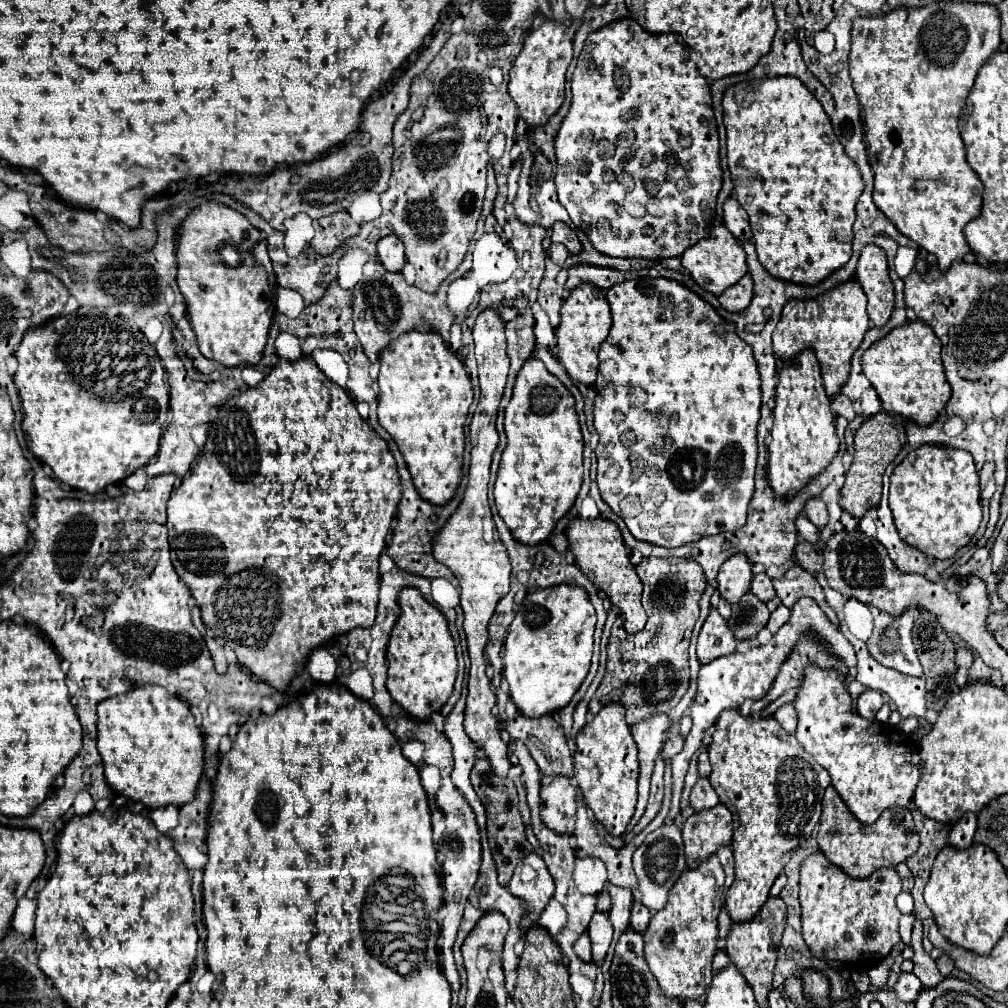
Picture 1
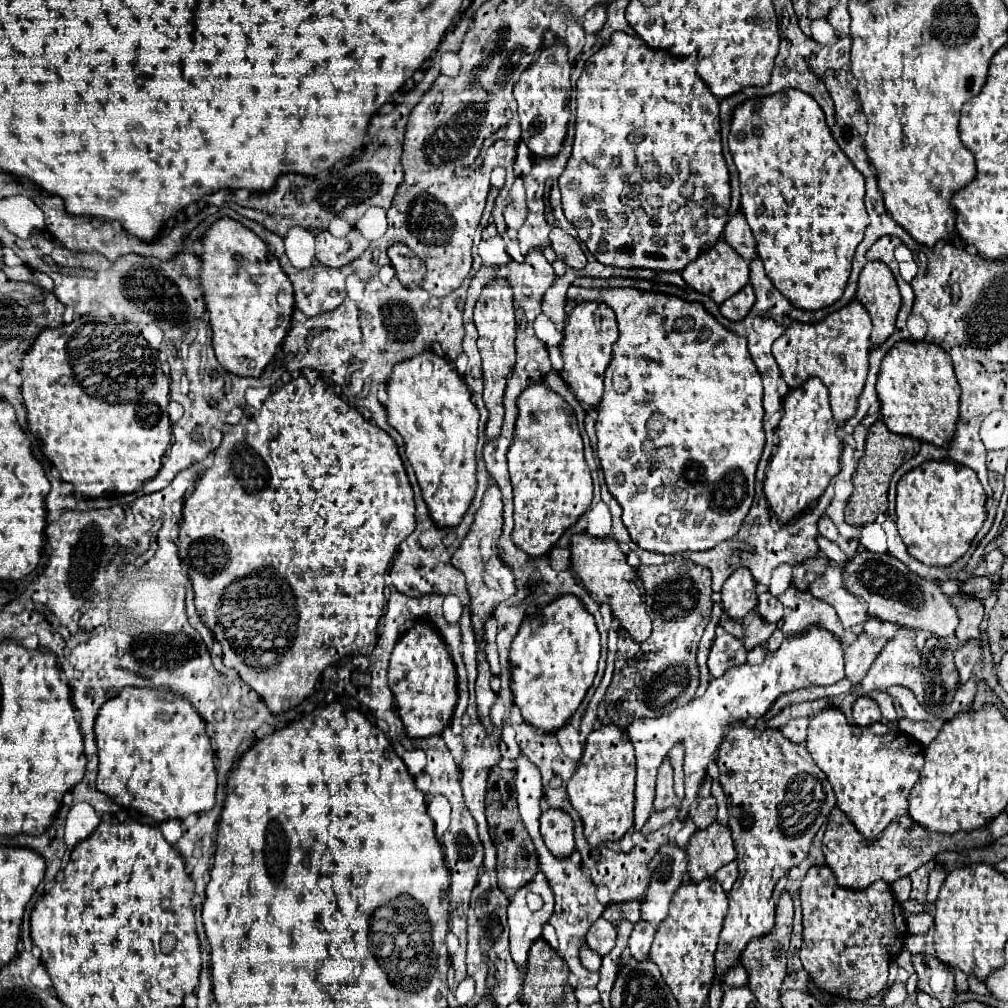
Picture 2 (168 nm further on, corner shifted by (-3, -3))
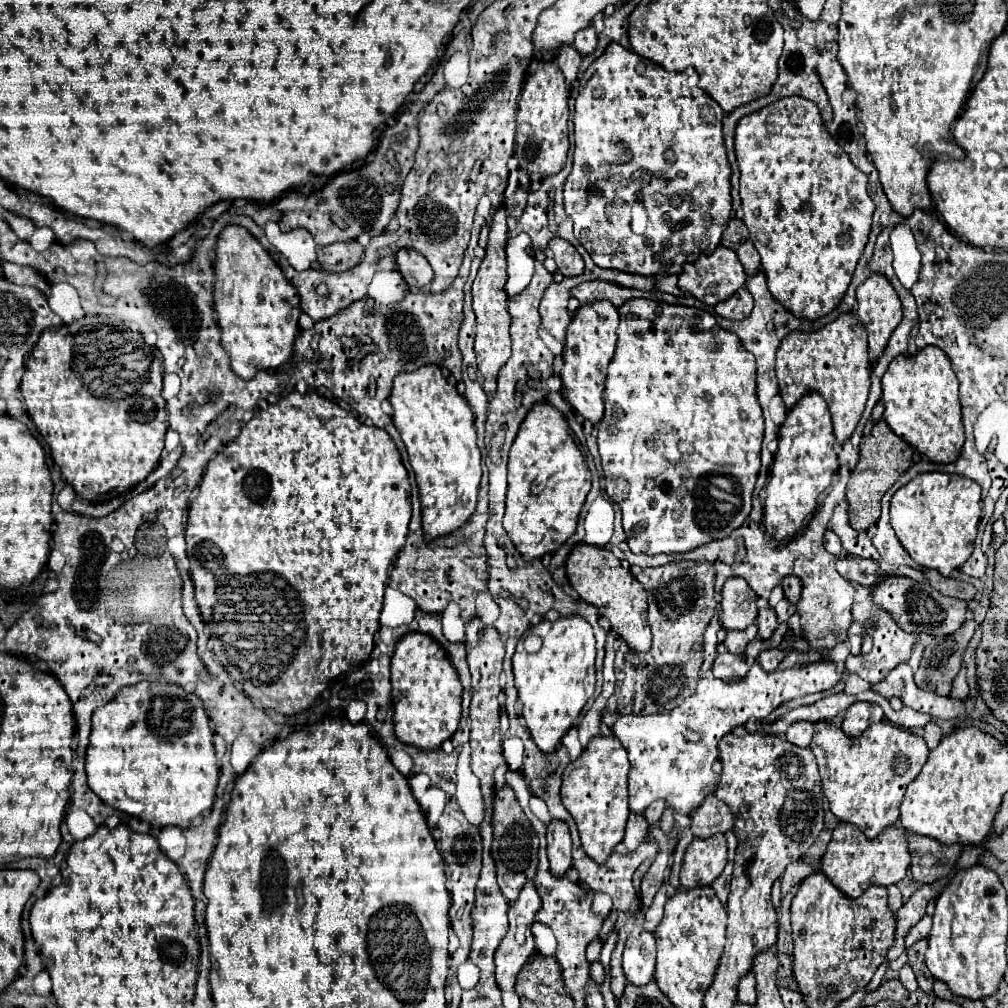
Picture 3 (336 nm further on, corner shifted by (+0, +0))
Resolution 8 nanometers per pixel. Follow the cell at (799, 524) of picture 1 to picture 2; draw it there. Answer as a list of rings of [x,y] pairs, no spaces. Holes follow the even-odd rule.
[[[818,537],[818,543],[820,543],[820,551],[822,551],[830,561],[834,561],[834,563],[838,563],[838,565],[846,565],[846,563],[850,561],[848,555],[846,555],[836,543],[832,543],[832,541],[824,539],[824,537]]]

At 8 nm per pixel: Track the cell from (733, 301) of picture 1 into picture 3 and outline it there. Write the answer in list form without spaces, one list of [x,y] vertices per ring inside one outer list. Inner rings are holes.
[[[739,288],[737,294],[729,296],[721,304],[715,306],[715,312],[727,320],[745,320],[753,310],[753,296],[747,288]]]

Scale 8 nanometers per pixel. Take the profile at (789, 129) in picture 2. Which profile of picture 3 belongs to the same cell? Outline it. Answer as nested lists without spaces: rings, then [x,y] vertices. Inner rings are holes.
[[[785,96],[785,100],[775,100],[773,104],[757,110],[753,114],[743,116],[739,120],[739,124],[737,124],[737,130],[735,130],[735,154],[737,154],[737,162],[739,162],[739,170],[741,170],[741,188],[739,188],[739,194],[741,194],[741,206],[743,206],[743,212],[745,212],[743,222],[749,228],[749,234],[751,234],[751,240],[753,240],[757,252],[761,254],[761,270],[767,276],[769,292],[789,312],[793,312],[799,318],[817,320],[817,318],[829,314],[839,304],[839,300],[843,298],[843,294],[845,294],[845,290],[847,290],[847,286],[851,282],[855,264],[857,264],[857,260],[861,256],[863,246],[867,244],[867,236],[869,236],[869,230],[871,230],[873,202],[867,196],[867,176],[859,168],[855,168],[851,164],[849,156],[841,150],[841,146],[835,144],[835,140],[831,138],[831,134],[823,126],[819,108],[813,102],[809,102],[809,100],[801,98],[801,96]]]

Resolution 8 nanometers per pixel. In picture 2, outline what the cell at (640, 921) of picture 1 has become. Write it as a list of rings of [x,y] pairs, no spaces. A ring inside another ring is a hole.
[[[638,921],[634,925],[634,931],[632,931],[630,941],[628,941],[628,949],[630,949],[630,955],[634,959],[638,959],[638,961],[648,959],[654,933],[656,933],[656,927],[652,927],[648,921]]]

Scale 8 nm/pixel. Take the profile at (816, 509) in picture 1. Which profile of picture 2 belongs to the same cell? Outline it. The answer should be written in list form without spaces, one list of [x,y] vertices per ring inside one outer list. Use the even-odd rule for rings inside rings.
[[[822,517],[822,519],[820,519],[818,529],[820,529],[820,535],[826,537],[828,541],[836,541],[836,539],[838,539],[838,531],[836,531],[834,523],[832,523],[828,517]]]

